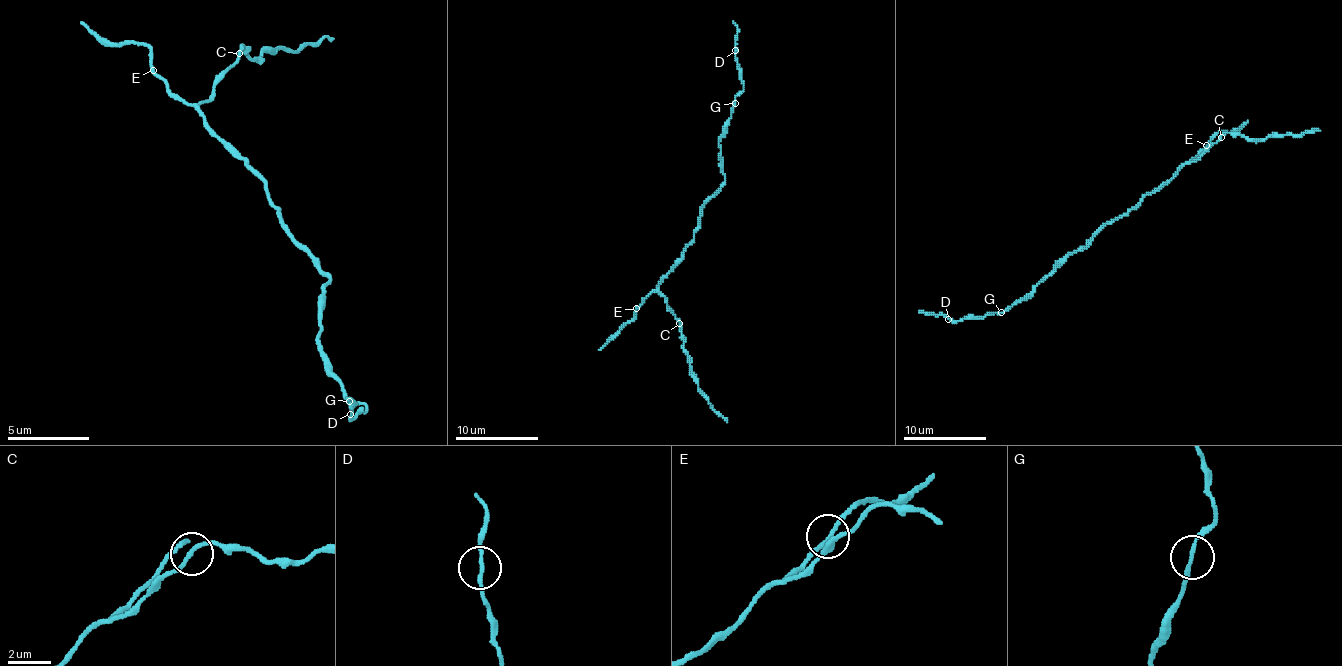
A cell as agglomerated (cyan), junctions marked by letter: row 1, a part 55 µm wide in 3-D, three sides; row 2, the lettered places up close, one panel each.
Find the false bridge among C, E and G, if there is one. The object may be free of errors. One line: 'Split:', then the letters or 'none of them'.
Split: G

